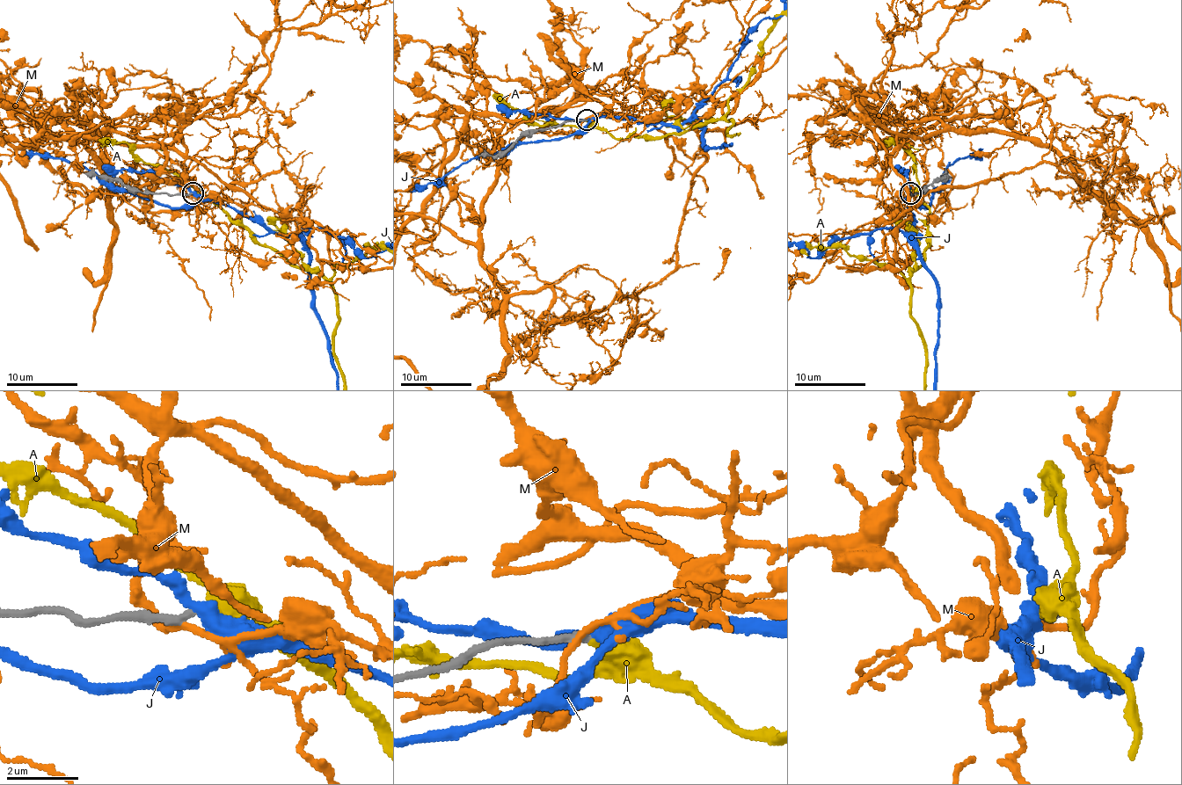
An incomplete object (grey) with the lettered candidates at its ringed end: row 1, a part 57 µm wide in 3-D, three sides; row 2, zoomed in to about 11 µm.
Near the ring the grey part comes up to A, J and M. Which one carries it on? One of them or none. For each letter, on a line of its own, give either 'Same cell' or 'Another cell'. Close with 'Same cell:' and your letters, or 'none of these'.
A: Same cell
J: Another cell
M: Another cell
Same cell: A

